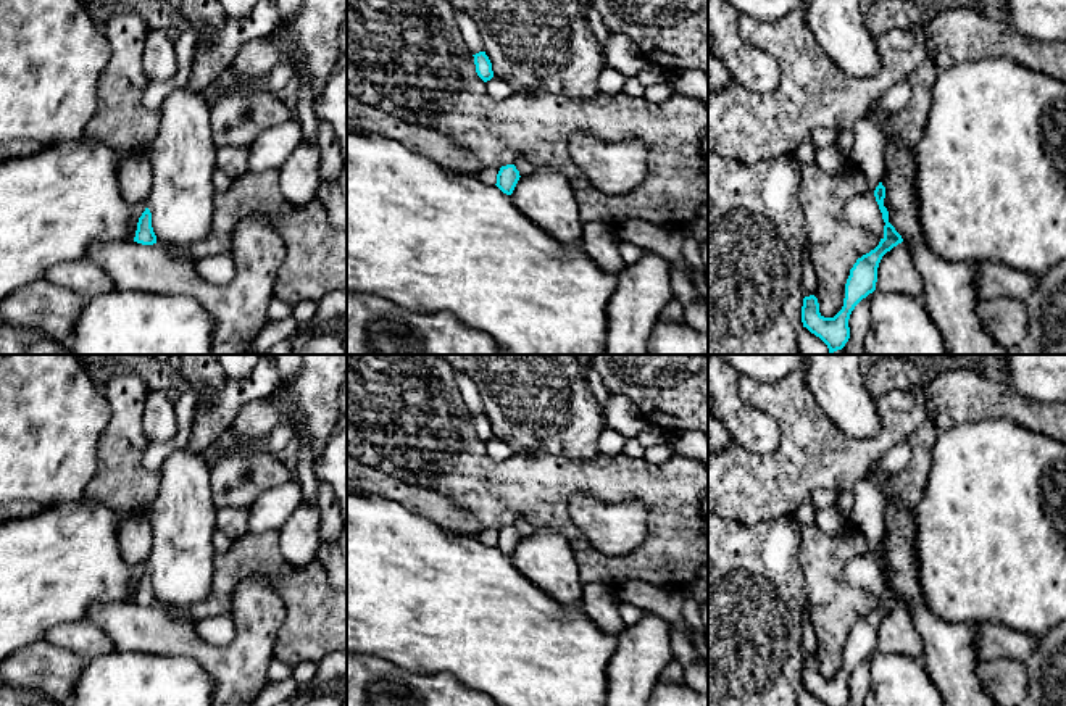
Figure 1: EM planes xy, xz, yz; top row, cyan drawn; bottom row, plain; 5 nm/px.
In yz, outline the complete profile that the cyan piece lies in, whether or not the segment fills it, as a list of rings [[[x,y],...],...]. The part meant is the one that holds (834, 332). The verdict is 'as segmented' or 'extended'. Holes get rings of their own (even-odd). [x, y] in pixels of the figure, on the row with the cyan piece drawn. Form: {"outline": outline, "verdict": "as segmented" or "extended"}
{"outline": [[[882,182],[874,190],[876,201],[882,213],[884,237],[879,245],[869,253],[856,260],[850,269],[850,276],[845,284],[845,298],[842,309],[834,318],[824,318],[819,313],[819,303],[814,295],[803,298],[802,322],[811,334],[819,337],[829,348],[829,355],[842,350],[850,338],[848,319],[855,306],[876,290],[877,268],[882,256],[893,247],[903,242],[902,235],[889,222],[889,211],[884,206],[885,187]]], "verdict": "as segmented"}

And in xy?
{"outline": [[[145,208],[142,216],[139,218],[134,242],[142,243],[142,245],[156,243],[156,235],[152,227],[152,213],[148,208]]], "verdict": "as segmented"}

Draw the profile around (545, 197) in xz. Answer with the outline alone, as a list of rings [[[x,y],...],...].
[[[534,168],[529,176],[521,176],[510,195],[514,206],[532,222],[556,239],[563,247],[582,248],[582,219],[579,205],[566,176],[550,168]]]

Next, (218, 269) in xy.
[[[231,251],[205,256],[195,261],[198,277],[214,285],[226,285],[234,279],[235,263]]]

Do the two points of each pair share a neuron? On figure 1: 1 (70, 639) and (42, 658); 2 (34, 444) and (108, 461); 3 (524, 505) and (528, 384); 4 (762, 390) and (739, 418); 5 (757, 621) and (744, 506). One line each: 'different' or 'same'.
1: different
2: different
3: different
4: different
5: different

